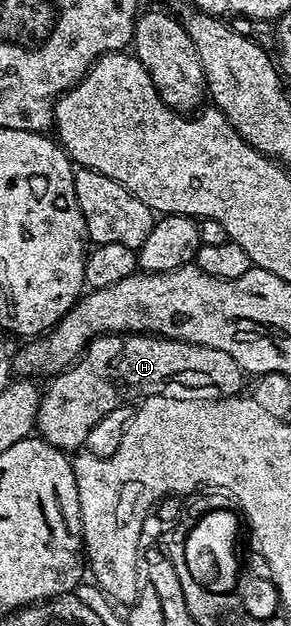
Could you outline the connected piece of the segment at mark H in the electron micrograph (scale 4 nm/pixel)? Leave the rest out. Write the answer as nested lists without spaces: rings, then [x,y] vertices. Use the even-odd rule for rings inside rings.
[[[100,334],[98,338],[90,340],[72,366],[56,375],[49,387],[44,387],[35,430],[57,450],[77,452],[84,447],[81,445],[88,440],[89,433],[108,414],[115,413],[128,402],[136,403],[156,394],[179,400],[232,398],[242,393],[241,378],[241,366],[235,364],[227,352],[219,352],[215,348],[180,342],[174,338],[158,338],[156,334]]]

